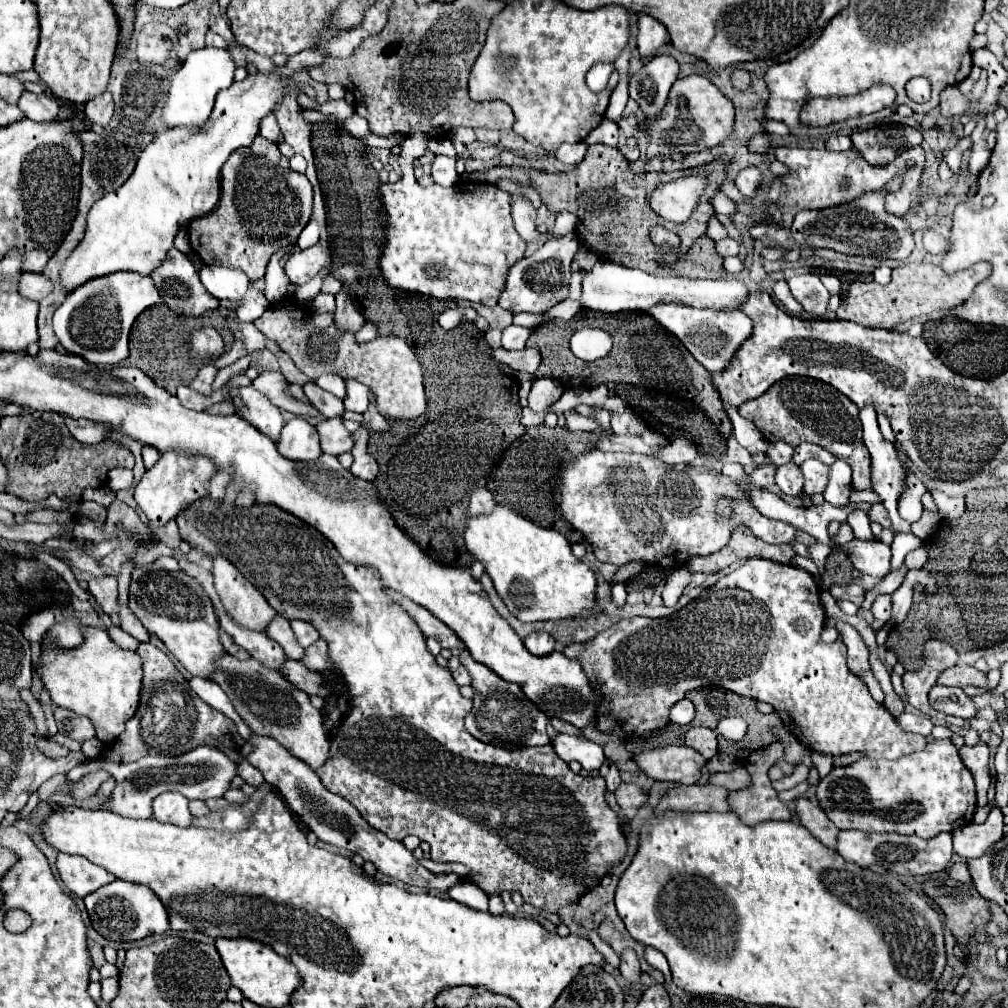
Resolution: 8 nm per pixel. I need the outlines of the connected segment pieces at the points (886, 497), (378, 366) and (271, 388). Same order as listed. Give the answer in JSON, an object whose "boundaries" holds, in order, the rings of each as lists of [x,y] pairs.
{"boundaries":[[[[871,406],[861,408],[859,418],[863,422],[863,442],[865,442],[865,446],[867,446],[869,454],[871,454],[871,484],[873,484],[873,490],[883,498],[883,506],[887,508],[889,518],[893,522],[893,532],[907,532],[907,530],[911,530],[911,526],[909,526],[909,522],[901,522],[901,516],[897,512],[897,502],[899,502],[901,494],[907,488],[905,480],[907,480],[909,468],[899,460],[895,446],[881,436],[881,430],[877,426],[877,414],[875,414],[875,410]]],[[[287,302],[269,306],[259,320],[253,322],[265,336],[273,338],[283,352],[291,356],[295,366],[305,372],[311,380],[321,374],[337,374],[341,378],[355,378],[375,392],[376,408],[393,420],[415,420],[425,414],[425,392],[423,392],[423,370],[405,340],[397,336],[375,338],[367,344],[357,344],[351,332],[341,332],[335,326],[325,330],[313,328],[303,322],[301,316],[291,316]]],[[[263,370],[255,380],[253,380],[253,386],[259,390],[259,392],[265,392],[267,398],[281,410],[287,410],[287,412],[295,412],[297,416],[317,416],[317,418],[323,418],[311,404],[305,404],[305,402],[299,402],[295,400],[291,394],[289,394],[289,382],[285,380],[285,376],[277,370]]]]}

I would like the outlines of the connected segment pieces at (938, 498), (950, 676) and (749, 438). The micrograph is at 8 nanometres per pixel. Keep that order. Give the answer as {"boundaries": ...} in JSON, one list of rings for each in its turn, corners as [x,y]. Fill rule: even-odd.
{"boundaries":[[[[927,486],[927,492],[933,496],[939,512],[941,512],[941,516],[945,520],[957,520],[965,512],[965,500],[963,500],[963,496],[947,496],[947,494],[943,494],[939,490],[933,490],[929,486]]],[[[953,666],[937,678],[937,684],[957,686],[957,688],[963,688],[963,686],[969,686],[969,684],[985,686],[987,684],[987,674],[975,670],[973,666]]],[[[725,404],[725,408],[727,408],[729,418],[731,418],[731,422],[733,422],[733,436],[737,438],[737,442],[739,442],[745,450],[749,450],[751,454],[755,454],[755,452],[765,452],[767,446],[769,446],[769,442],[767,442],[767,440],[763,438],[763,434],[755,428],[755,424],[749,422],[749,420],[745,420],[735,408],[731,408],[731,406],[727,406],[727,404]]]]}

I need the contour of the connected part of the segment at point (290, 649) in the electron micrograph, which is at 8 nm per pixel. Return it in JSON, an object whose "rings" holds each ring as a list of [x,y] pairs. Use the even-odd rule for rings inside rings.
{"rings":[[[275,616],[275,618],[271,620],[271,624],[267,626],[267,636],[269,636],[271,640],[275,640],[277,644],[283,646],[287,658],[293,658],[293,660],[301,660],[301,658],[303,658],[305,650],[297,644],[297,640],[295,640],[295,636],[293,636],[293,630],[291,630],[291,626],[289,626],[289,620],[285,620],[285,618],[281,618],[281,616]]]}

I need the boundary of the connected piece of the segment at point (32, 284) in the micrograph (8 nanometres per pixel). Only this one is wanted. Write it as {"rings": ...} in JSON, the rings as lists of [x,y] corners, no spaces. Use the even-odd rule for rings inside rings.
{"rings":[[[23,272],[21,280],[19,280],[19,290],[21,290],[21,296],[25,296],[25,298],[41,300],[53,290],[53,282],[43,274]]]}

